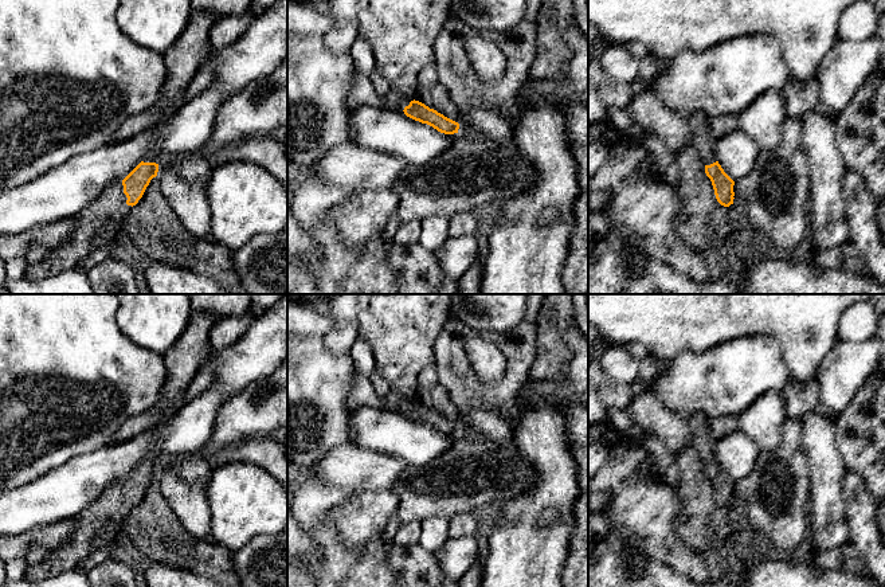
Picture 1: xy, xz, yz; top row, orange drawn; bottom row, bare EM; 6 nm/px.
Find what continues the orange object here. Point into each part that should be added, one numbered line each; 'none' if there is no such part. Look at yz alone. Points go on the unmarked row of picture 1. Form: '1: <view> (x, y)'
1: yz (700, 425)

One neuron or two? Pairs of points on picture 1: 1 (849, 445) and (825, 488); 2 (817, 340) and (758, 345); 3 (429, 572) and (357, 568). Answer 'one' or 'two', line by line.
1: two
2: two
3: two

